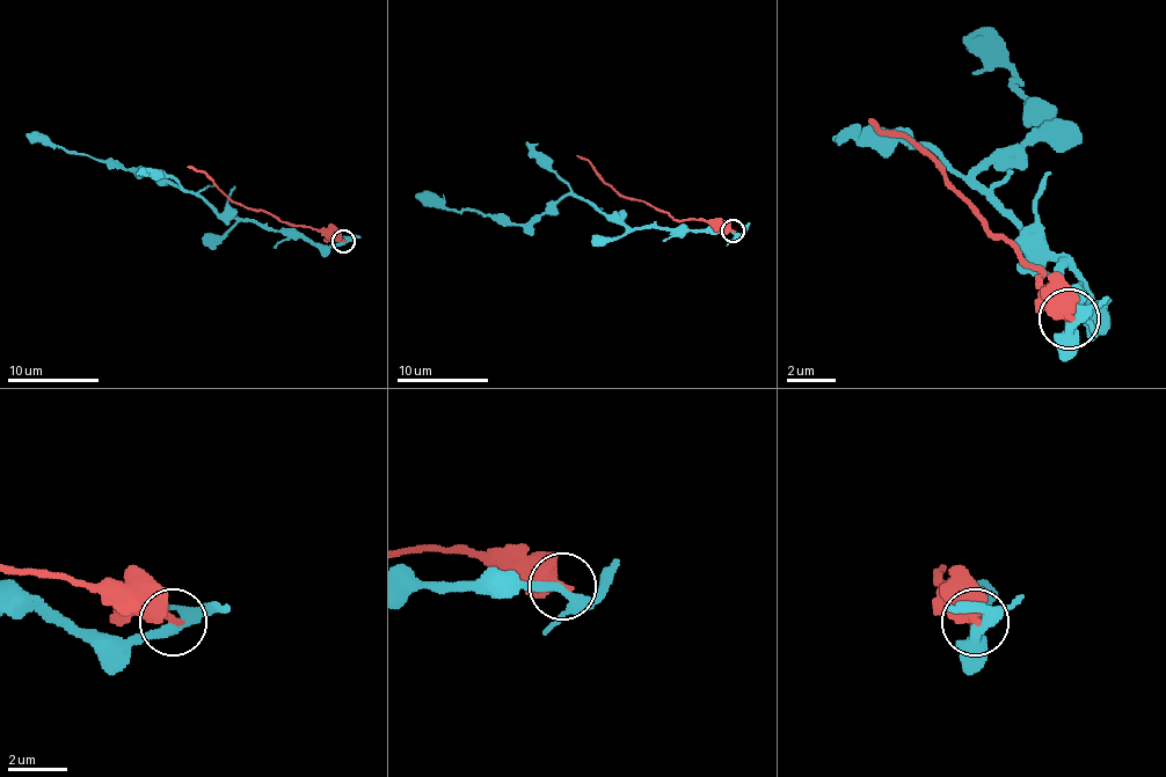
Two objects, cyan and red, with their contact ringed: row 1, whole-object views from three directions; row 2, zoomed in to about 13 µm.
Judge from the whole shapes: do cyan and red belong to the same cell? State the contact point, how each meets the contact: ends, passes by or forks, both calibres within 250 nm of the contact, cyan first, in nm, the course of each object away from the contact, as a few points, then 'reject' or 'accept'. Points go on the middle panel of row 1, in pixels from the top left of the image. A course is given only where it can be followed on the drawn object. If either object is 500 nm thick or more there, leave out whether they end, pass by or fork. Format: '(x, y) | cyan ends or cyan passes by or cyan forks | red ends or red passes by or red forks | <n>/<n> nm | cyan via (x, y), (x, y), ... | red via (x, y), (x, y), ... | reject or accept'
(733, 231) | cyan forks | red ends | 280/480 nm | cyan via (733, 231), (626, 228), (578, 195), (560, 197), (523, 225), (510, 225), (475, 211), (423, 202), (416, 195) | red via (733, 231), (716, 228), (706, 220), (673, 220), (645, 202), (621, 197), (594, 167), (576, 156) | reject

